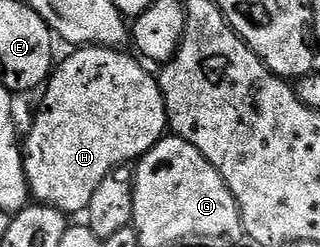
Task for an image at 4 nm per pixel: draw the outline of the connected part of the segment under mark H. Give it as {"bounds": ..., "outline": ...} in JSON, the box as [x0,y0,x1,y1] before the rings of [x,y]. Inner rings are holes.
{"bounds":[22,46,169,217],"outline":[[[89,46],[70,53],[60,67],[58,64],[52,70],[42,92],[43,104],[22,149],[30,198],[74,217],[78,211],[86,212],[93,192],[107,175],[127,162],[139,160],[160,143],[168,134],[169,124],[158,78],[150,75],[134,54]]]}

